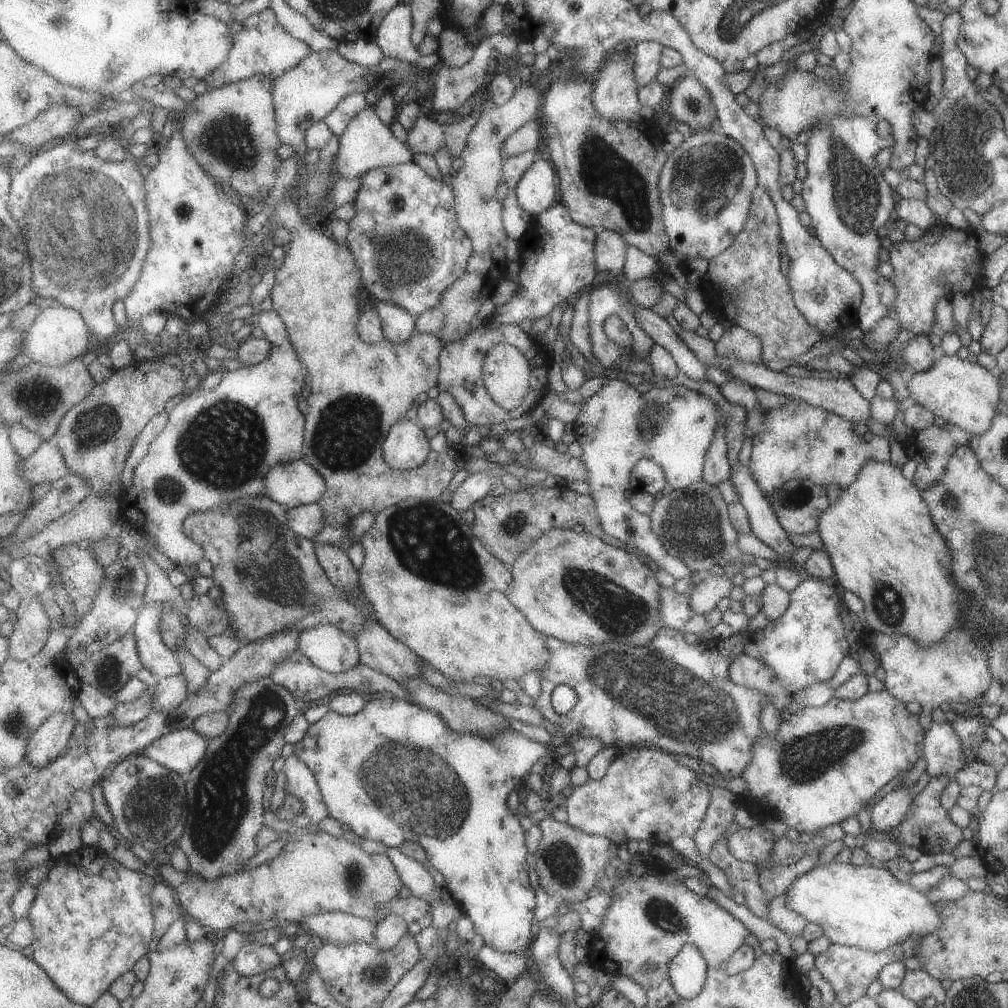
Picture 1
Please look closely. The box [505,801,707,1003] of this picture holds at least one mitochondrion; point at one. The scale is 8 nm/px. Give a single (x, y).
(564, 865)

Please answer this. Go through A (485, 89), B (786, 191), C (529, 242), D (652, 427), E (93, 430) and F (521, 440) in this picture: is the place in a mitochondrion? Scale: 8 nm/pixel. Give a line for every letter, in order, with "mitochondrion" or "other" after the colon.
A: other
B: other
C: other
D: other
E: mitochondrion
F: other

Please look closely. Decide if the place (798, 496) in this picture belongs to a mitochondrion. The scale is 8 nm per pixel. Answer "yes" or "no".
yes

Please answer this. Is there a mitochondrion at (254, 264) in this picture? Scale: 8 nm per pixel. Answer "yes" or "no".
no

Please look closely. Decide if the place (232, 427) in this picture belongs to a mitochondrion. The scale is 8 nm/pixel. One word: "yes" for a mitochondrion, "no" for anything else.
yes

